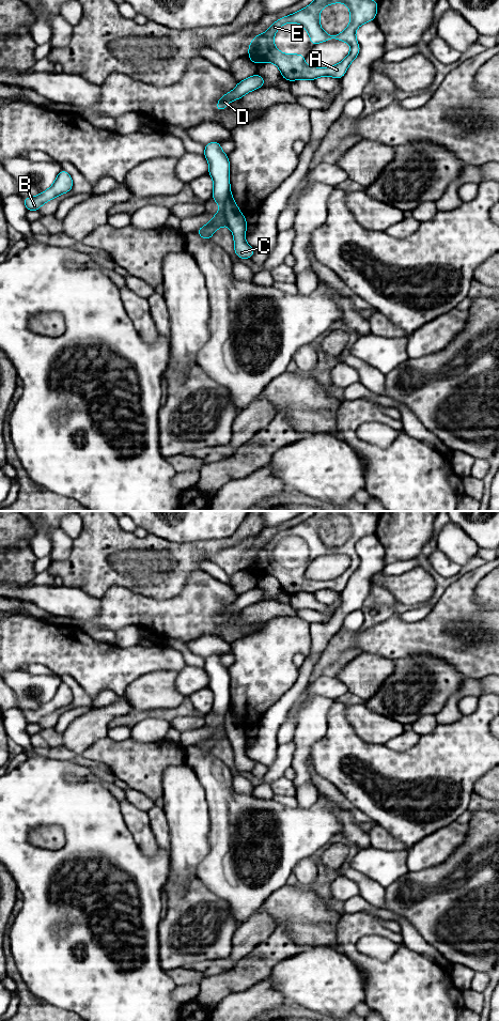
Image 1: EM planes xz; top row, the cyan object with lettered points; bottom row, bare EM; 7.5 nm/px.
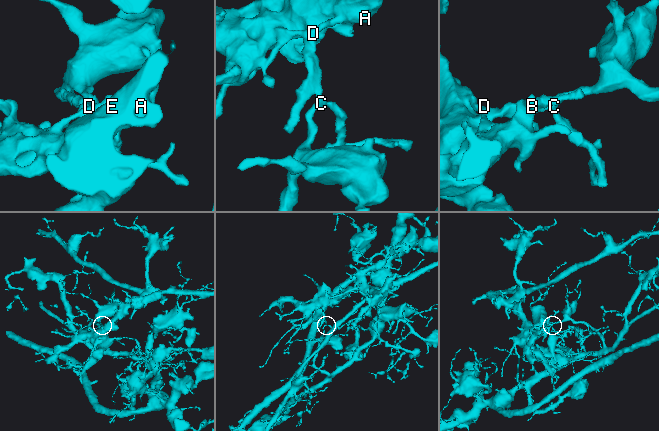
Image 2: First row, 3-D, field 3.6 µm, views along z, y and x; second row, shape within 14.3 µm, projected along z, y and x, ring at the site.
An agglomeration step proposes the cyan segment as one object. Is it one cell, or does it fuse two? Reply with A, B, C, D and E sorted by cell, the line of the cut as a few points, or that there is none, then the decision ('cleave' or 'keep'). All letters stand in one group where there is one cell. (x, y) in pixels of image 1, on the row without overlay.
A B D E / C | xz (245, 743), (242, 740), (236, 741), (233, 747) | cleave

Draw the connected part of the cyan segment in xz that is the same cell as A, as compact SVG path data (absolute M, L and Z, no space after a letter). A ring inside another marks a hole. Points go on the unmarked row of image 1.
M316 511L307 521L281 530L265 546L254 550L248 560L249 573L255 577L262 575L275 576L279 581L281 589L289 594L298 592L315 593L322 589L341 592L349 577L360 566L360 559L355 548L357 541L367 535L375 533L377 521L378 515L370 511ZM338 515L349 521L350 535L342 546L329 548L319 539L319 525L326 519ZM287 536L302 538L310 548L312 559L321 555L337 553L347 555L352 562L342 575L331 581L308 579L305 577L306 570L303 568L285 568L279 564L274 557L274 548L281 539Z

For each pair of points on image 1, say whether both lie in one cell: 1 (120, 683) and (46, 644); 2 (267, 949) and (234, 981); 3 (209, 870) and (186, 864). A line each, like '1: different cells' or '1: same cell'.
1: same cell
2: same cell
3: different cells

